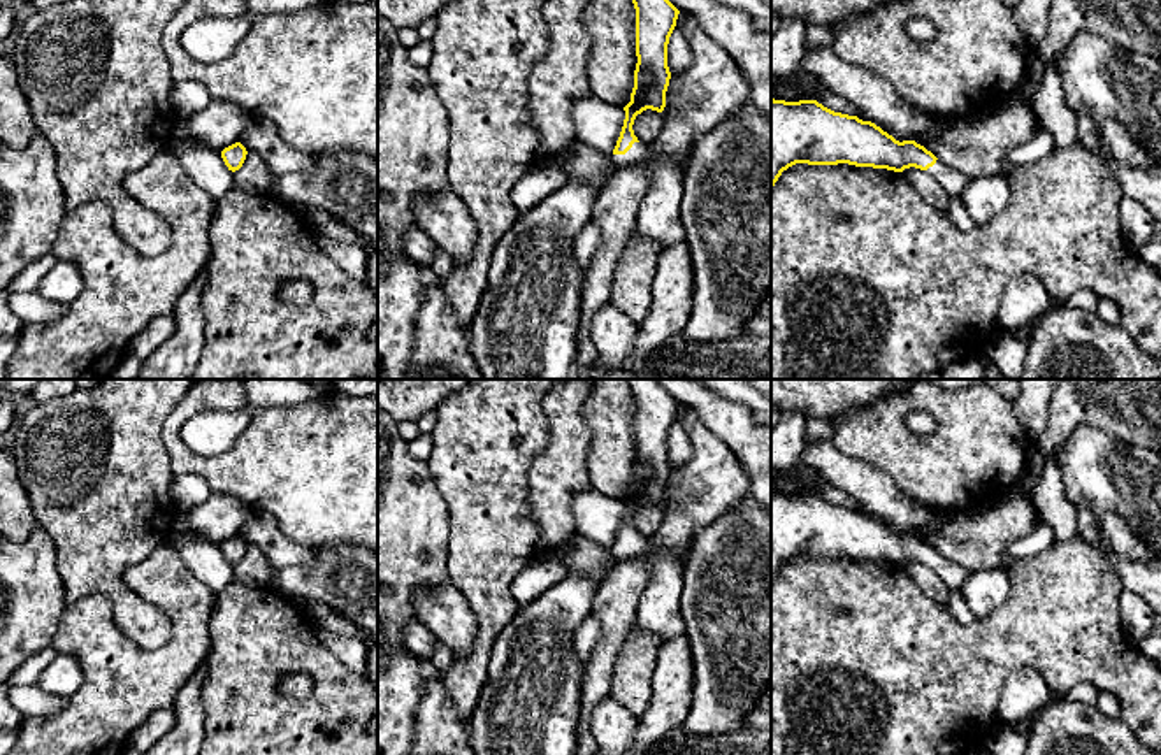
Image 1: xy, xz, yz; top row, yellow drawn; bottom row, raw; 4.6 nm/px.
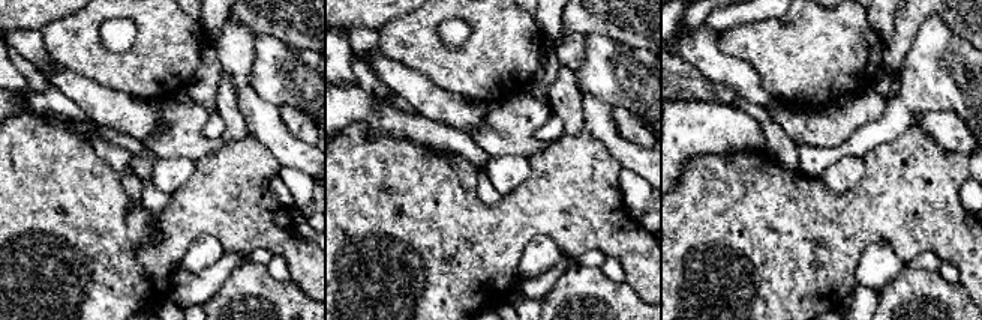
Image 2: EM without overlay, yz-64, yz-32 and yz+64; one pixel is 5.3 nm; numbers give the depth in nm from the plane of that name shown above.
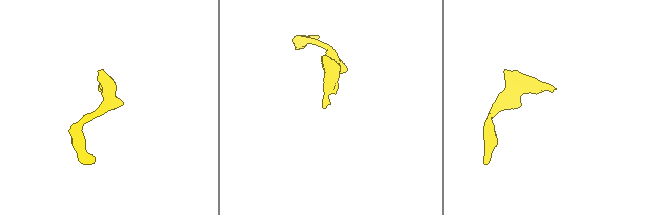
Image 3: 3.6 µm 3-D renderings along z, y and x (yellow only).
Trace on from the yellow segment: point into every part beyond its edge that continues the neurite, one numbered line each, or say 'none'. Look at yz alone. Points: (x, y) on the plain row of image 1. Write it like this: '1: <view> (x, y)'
1: yz (952, 575)

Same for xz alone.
1: xz (657, 611)

